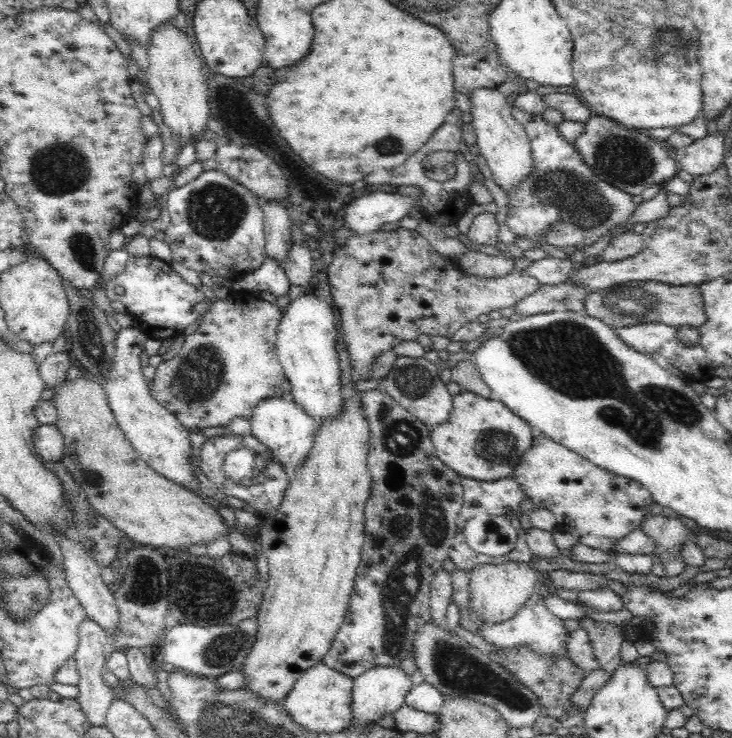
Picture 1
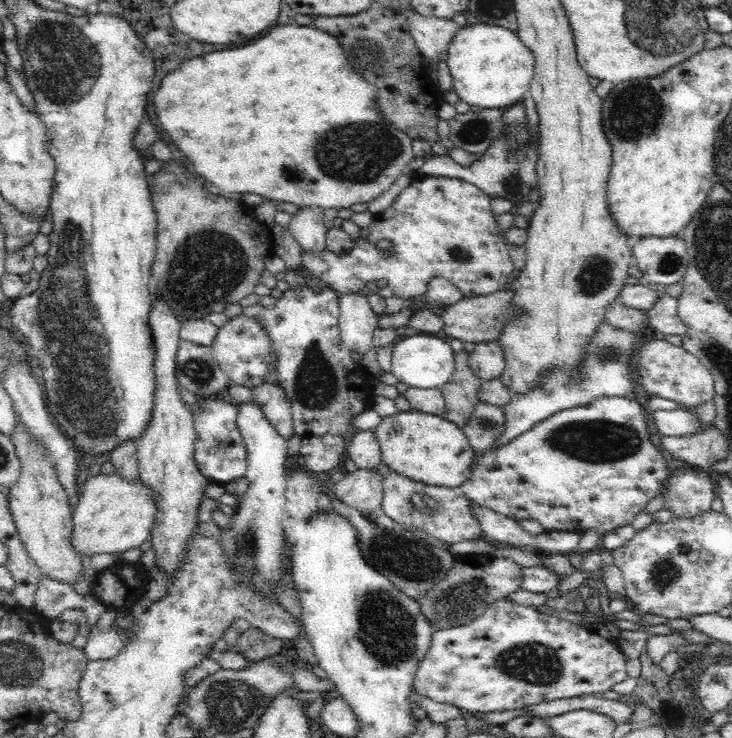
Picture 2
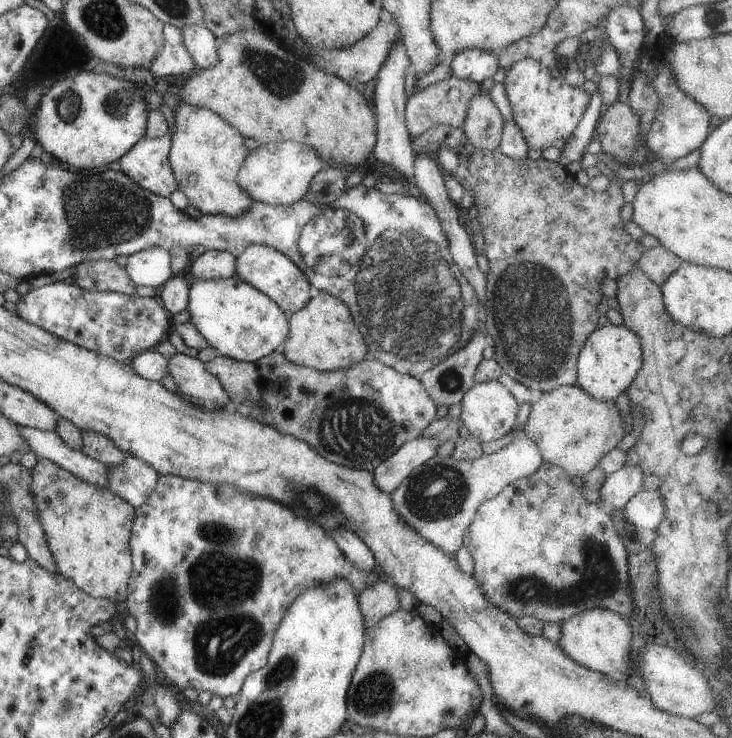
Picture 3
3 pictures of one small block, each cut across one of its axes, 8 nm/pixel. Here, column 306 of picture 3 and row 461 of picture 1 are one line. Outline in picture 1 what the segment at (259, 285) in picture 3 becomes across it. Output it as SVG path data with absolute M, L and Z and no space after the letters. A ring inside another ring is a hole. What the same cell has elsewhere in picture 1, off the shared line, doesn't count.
M268 398L258 403L249 418L251 435L258 439L259 444L272 454L272 457L284 467L284 471L294 478L297 468L302 466L308 451L313 445L319 424L314 417L306 414L302 406L286 398Z

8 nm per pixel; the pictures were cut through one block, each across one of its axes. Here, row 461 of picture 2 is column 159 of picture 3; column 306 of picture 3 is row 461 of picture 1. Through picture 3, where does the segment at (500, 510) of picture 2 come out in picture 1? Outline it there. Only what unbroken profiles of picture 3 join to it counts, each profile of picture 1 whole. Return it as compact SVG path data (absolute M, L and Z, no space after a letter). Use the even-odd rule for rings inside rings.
M536 432L530 450L520 458L511 476L516 477L534 507L552 511L564 532L580 545L601 549L604 556L621 538L641 526L646 510L655 503L650 490L638 481L598 468L577 452Z

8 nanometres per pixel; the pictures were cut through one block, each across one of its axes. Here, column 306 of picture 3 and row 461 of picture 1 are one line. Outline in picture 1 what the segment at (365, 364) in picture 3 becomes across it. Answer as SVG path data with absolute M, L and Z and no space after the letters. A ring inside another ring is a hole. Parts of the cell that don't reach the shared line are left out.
M376 385L361 394L361 402L360 407L370 425L367 456L370 496L363 512L365 540L346 618L330 643L328 654L323 658L326 667L349 676L352 680L370 668L396 668L408 657L418 628L422 628L431 619L431 580L433 574L443 568L443 562L449 557L449 548L458 532L457 518L463 504L461 476L446 468L446 464L442 464L442 460L436 456L430 430L422 421L388 394L382 394L380 387Z

